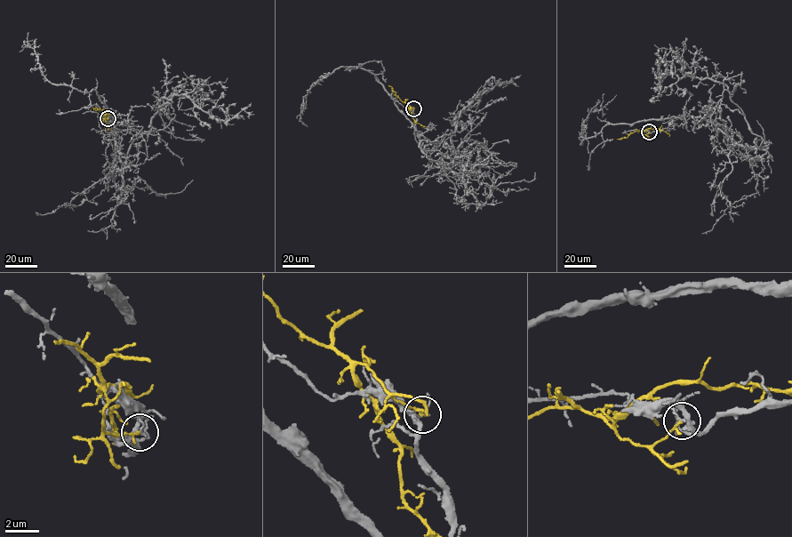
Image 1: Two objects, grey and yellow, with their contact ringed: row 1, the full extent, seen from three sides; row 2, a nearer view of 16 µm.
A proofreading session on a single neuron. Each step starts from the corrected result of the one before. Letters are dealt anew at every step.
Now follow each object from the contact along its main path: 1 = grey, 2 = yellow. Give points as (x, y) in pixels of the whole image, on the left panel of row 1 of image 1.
1: (108, 118), (112, 181), (164, 96), (184, 94), (220, 120), (253, 114)
2: (108, 118), (105, 118), (108, 130)

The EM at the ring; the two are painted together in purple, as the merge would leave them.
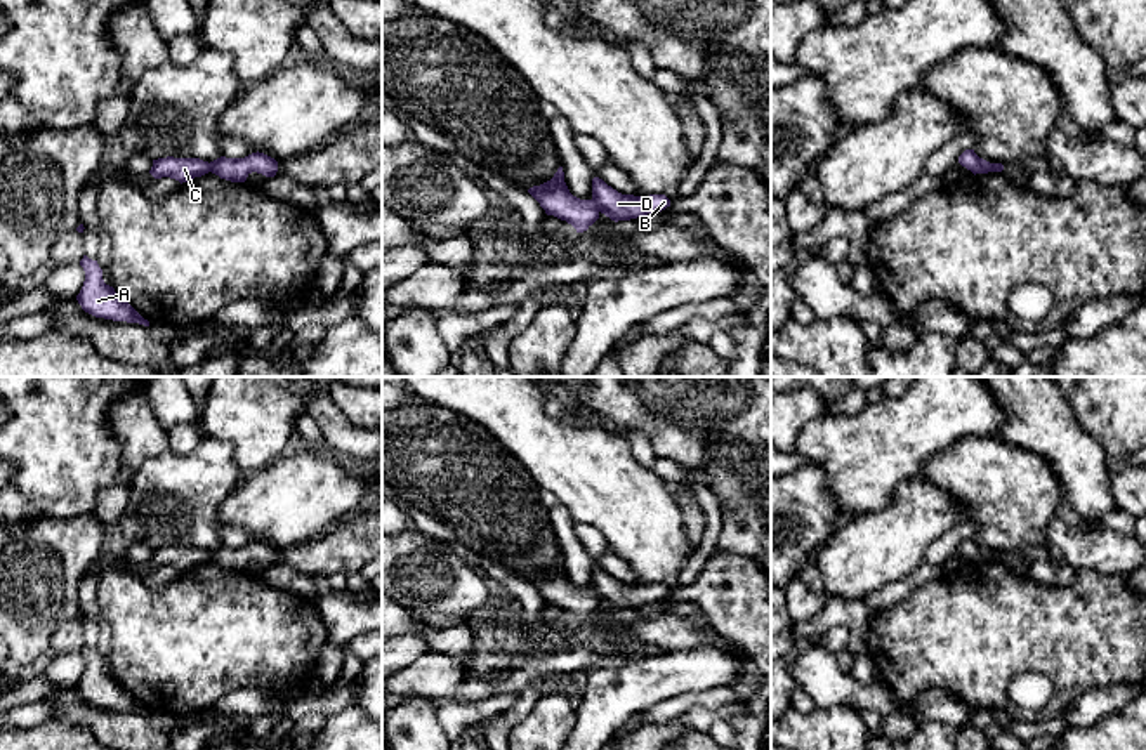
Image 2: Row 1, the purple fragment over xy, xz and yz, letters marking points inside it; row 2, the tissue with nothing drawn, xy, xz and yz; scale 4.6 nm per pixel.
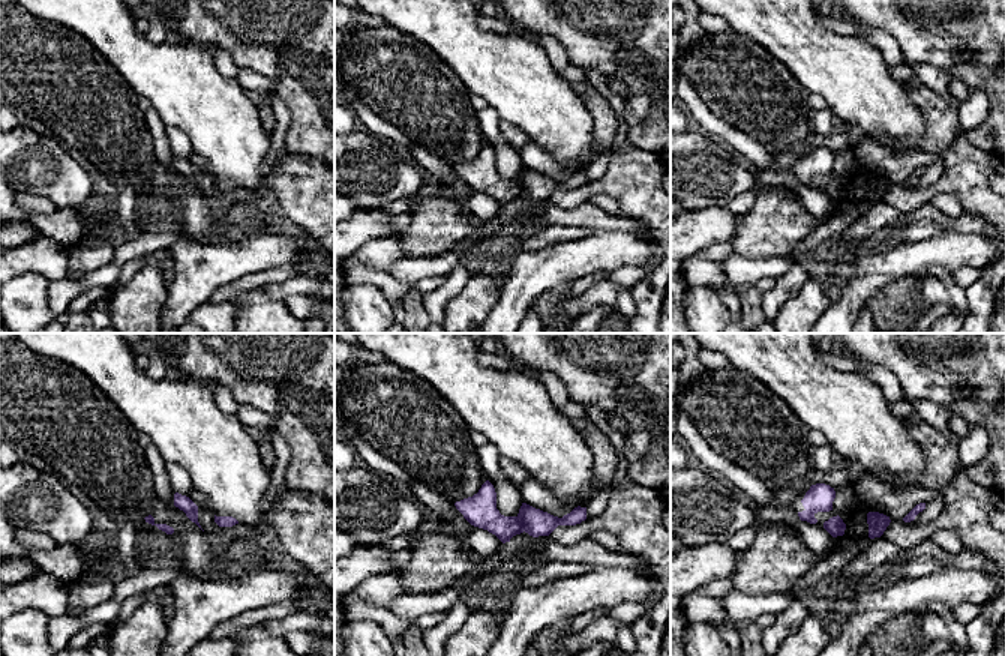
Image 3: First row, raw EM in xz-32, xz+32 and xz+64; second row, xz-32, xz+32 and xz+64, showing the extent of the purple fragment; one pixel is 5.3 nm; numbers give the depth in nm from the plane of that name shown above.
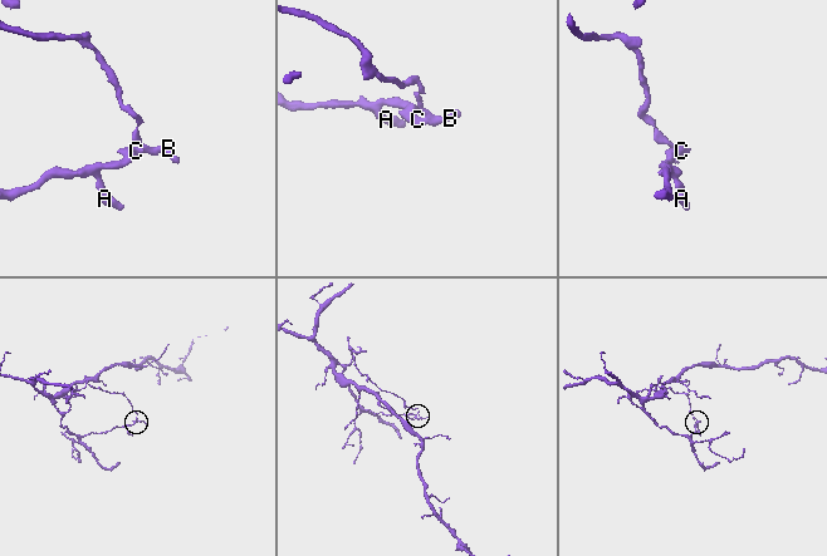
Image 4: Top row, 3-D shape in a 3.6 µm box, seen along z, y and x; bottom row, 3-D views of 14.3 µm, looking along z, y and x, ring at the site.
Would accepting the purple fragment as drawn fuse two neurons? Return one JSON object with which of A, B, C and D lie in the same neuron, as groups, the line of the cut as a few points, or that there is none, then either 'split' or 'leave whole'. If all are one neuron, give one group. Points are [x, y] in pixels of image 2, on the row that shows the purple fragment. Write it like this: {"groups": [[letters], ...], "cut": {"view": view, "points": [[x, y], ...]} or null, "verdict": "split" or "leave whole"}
{"groups": [["A", "C"], ["B", "D"]], "cut": {"view": "xz", "points": [[592, 198], [599, 210]]}, "verdict": "split"}

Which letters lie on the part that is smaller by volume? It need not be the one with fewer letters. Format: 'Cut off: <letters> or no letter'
Cut off: B, D

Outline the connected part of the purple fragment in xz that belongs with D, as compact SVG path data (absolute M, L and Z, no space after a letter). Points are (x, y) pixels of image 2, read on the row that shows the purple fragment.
M599 177L592 179L592 200L596 201L599 212L615 222L637 219L670 207L670 200L665 194L622 194Z

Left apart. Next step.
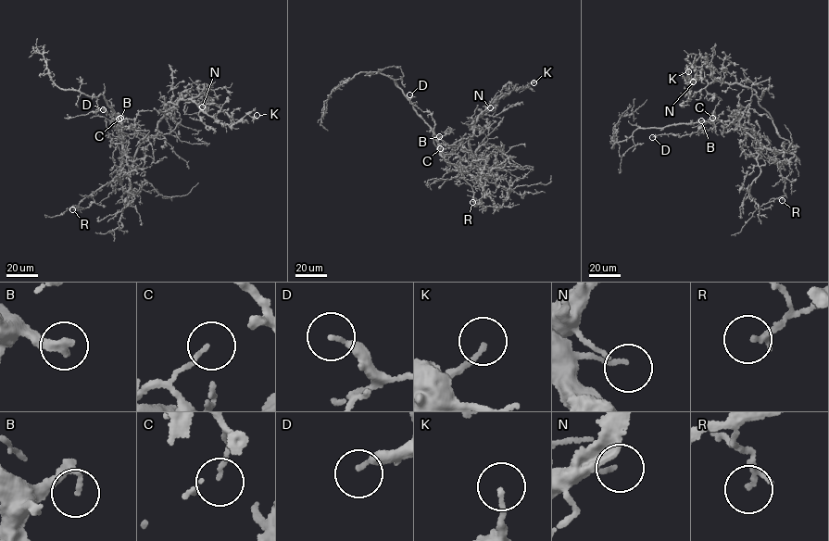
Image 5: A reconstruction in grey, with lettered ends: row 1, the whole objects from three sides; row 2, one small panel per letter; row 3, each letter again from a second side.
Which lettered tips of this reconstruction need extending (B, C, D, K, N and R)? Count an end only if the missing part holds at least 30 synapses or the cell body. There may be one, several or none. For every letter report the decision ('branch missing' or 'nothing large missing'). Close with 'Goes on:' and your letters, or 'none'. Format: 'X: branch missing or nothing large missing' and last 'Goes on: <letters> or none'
B: branch missing
C: nothing large missing
D: nothing large missing
K: nothing large missing
N: nothing large missing
R: nothing large missing
Goes on: B

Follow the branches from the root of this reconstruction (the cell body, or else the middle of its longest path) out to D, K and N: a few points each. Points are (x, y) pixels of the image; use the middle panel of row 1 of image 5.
D: (479, 182), (441, 155), (433, 138), (434, 123), (432, 114), (411, 104), (409, 94)
K: (479, 182), (496, 209), (483, 193), (486, 179), (482, 179), (470, 151), (476, 118), (503, 95), (533, 82)
N: (479, 182), (496, 209), (490, 195), (483, 193), (486, 179), (482, 179), (469, 144), (476, 118), (490, 107)

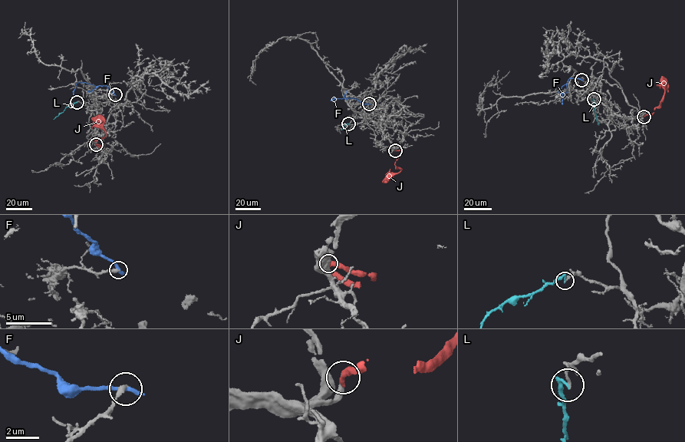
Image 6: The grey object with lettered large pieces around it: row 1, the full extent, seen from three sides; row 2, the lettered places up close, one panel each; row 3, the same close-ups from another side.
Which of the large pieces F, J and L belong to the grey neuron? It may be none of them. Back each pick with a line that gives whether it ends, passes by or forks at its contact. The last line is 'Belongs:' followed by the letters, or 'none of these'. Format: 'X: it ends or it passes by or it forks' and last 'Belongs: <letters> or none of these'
J: it ends
Belongs: J

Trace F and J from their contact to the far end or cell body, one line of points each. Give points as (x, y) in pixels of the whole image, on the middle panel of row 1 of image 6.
F: (369, 104), (353, 97), (330, 100), (335, 98)
J: (395, 150), (401, 152), (395, 163), (401, 170), (383, 182)

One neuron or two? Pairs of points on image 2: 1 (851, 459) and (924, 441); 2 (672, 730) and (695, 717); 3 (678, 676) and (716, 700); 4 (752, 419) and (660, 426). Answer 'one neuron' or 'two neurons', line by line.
1: one neuron
2: one neuron
3: two neurons
4: one neuron

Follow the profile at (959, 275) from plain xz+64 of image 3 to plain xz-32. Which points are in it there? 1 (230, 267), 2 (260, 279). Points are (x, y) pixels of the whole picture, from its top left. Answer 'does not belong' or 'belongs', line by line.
1: does not belong
2: belongs

